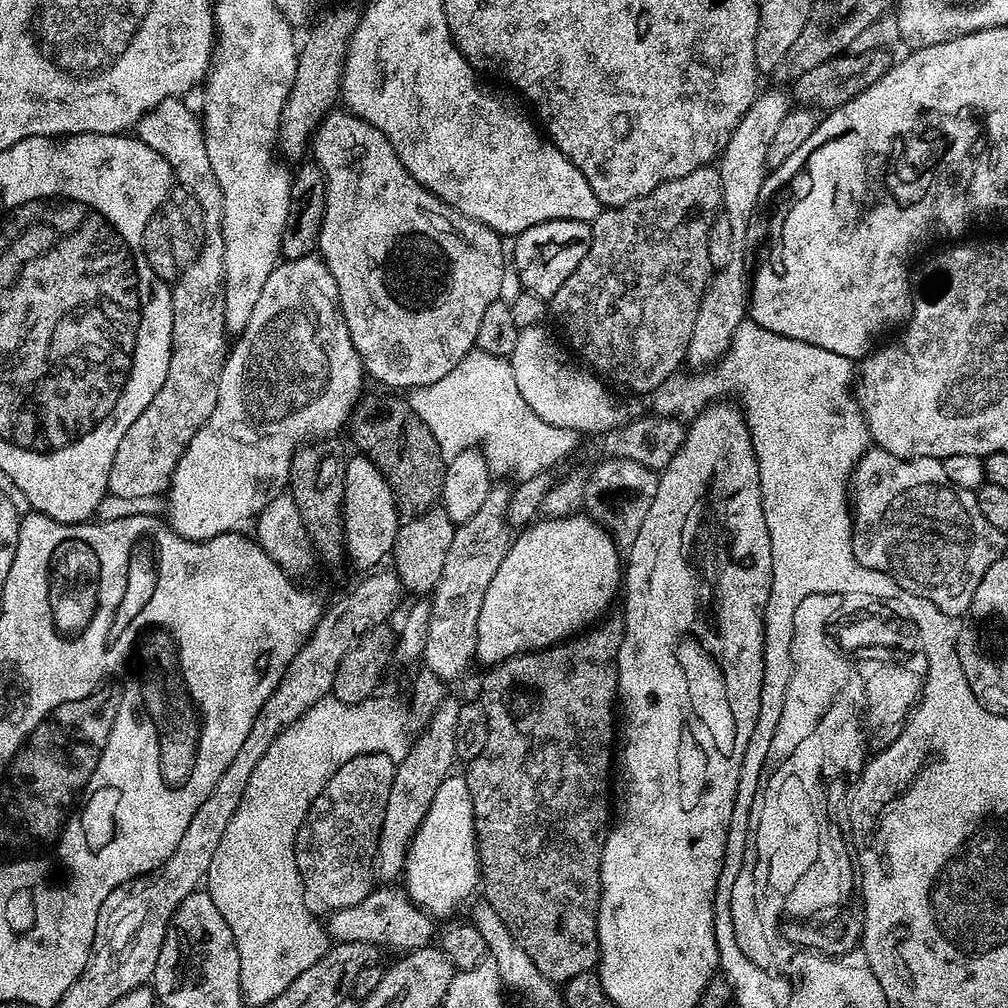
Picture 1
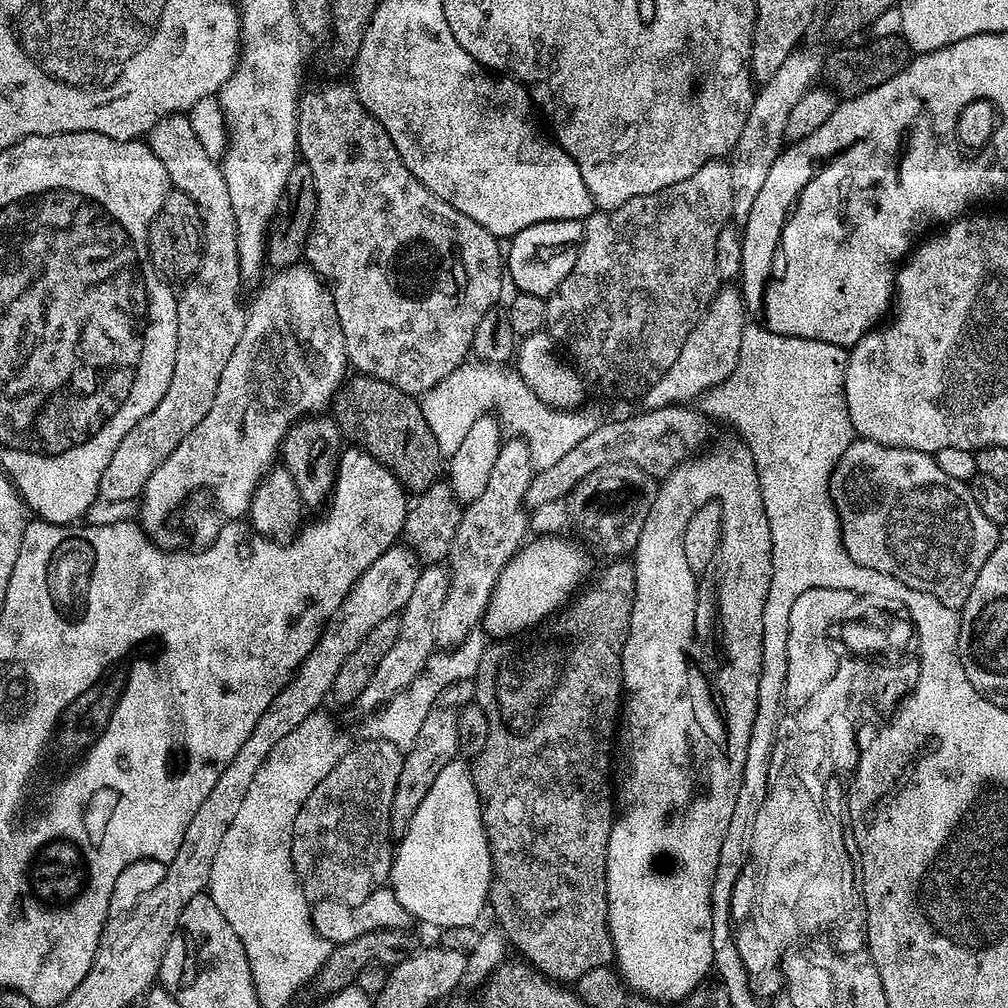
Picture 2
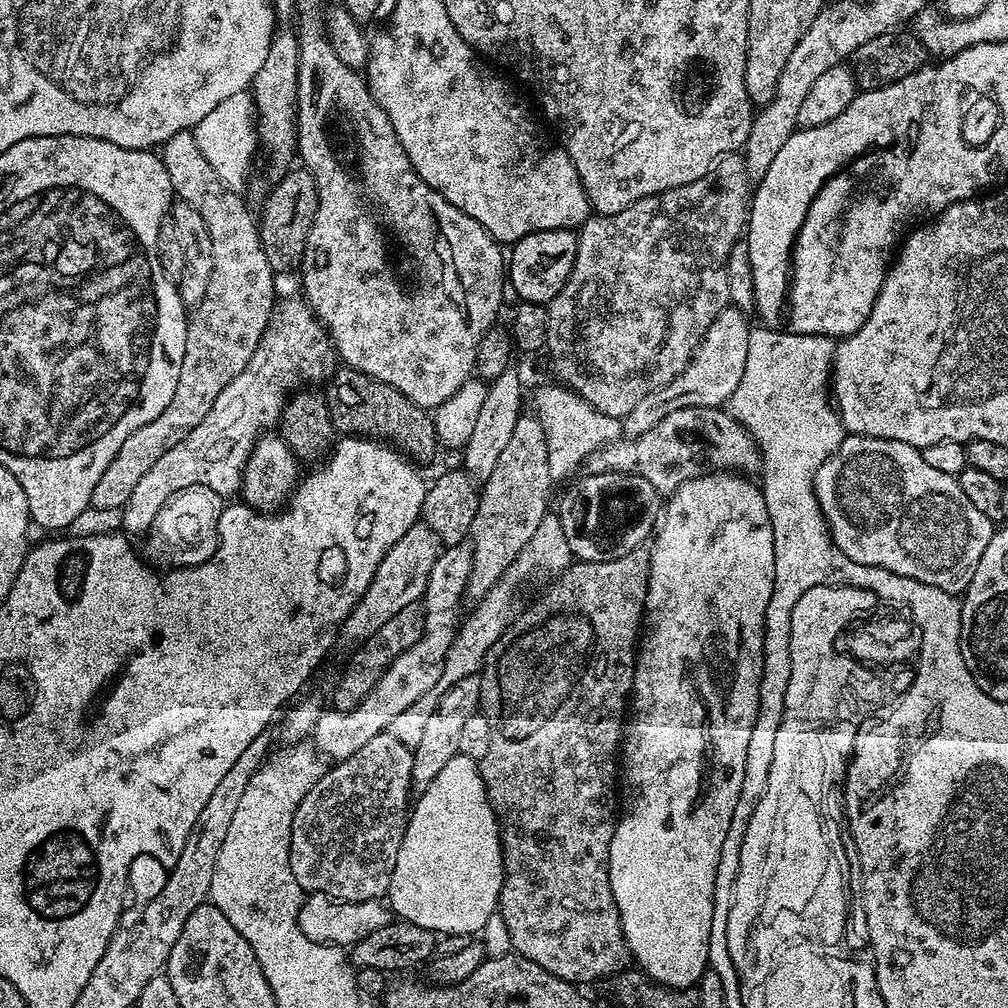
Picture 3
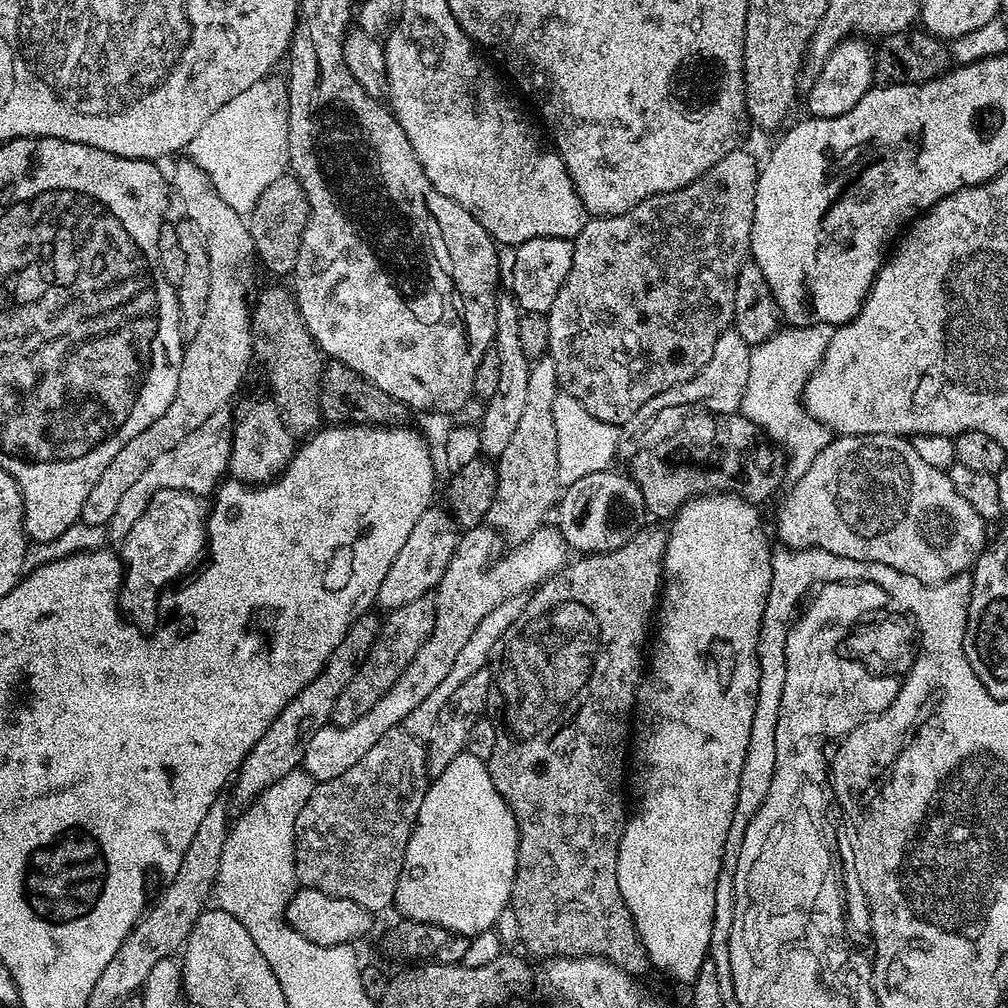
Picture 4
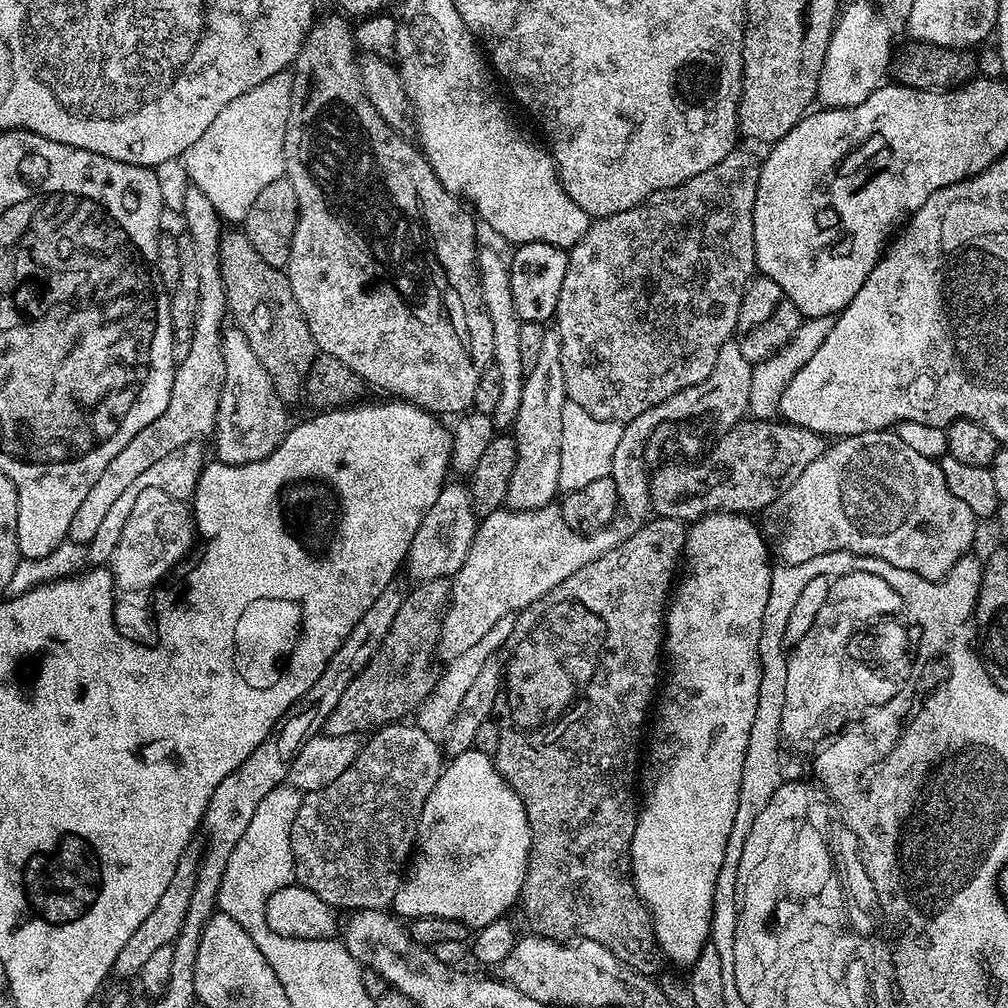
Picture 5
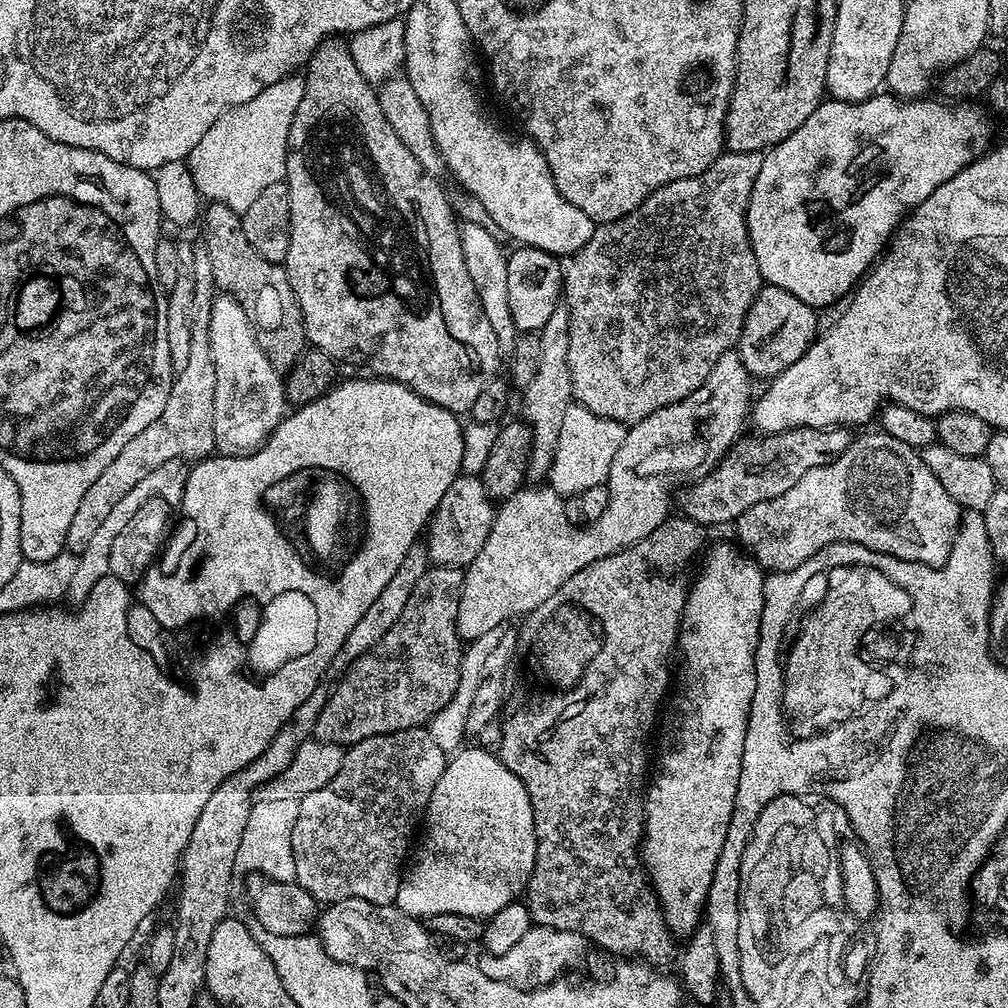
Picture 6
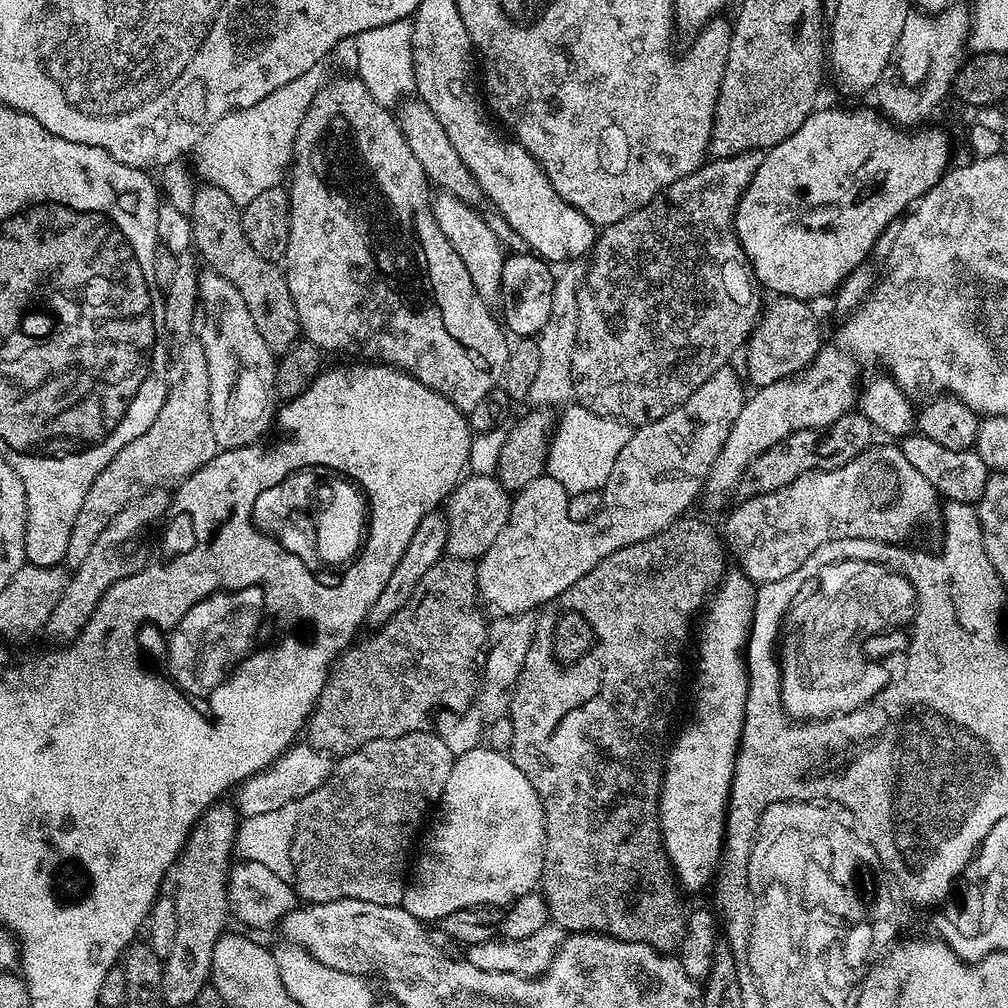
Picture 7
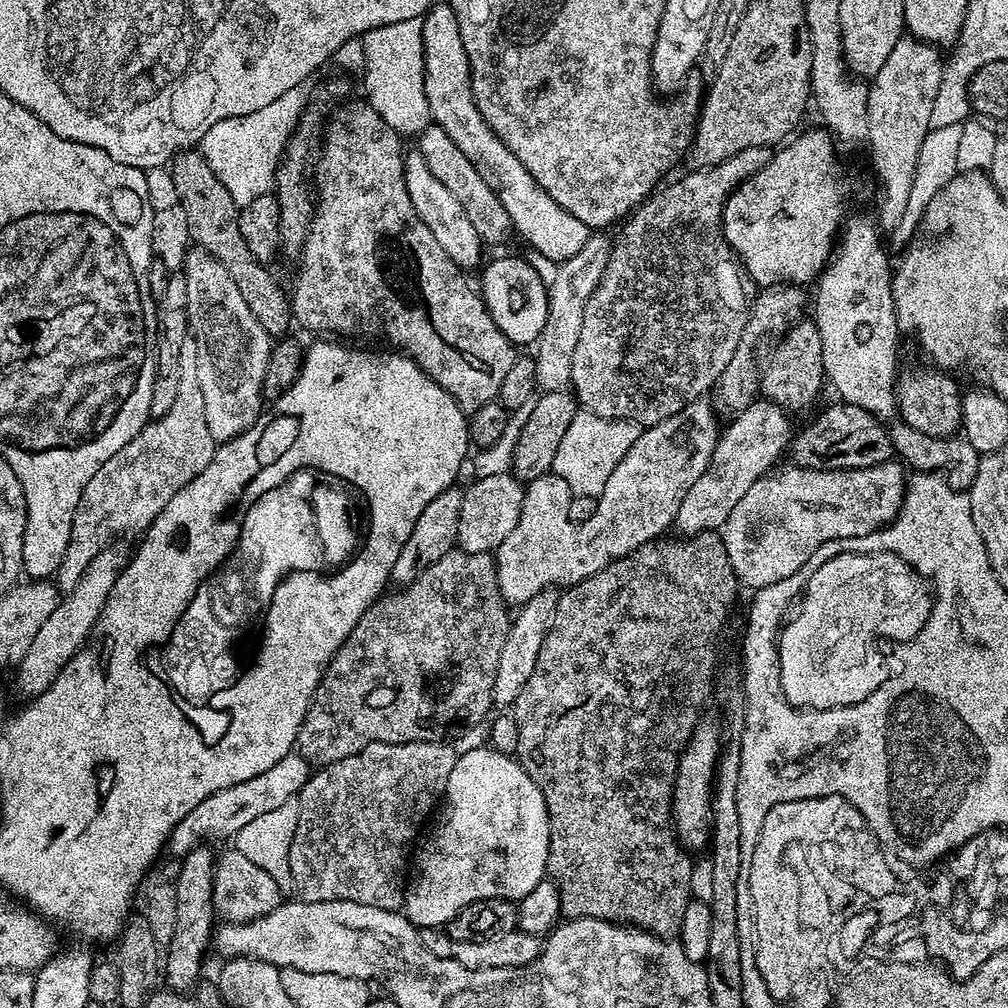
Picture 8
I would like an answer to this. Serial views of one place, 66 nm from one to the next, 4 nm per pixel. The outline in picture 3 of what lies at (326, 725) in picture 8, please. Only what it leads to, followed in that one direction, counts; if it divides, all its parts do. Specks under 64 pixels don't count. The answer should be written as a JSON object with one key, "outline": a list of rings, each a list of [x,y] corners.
{"outline":[[[411,606],[394,614],[388,622],[379,627],[372,637],[355,649],[357,652],[349,658],[348,665],[345,666],[344,673],[341,674],[340,681],[337,682],[336,689],[332,692],[331,707],[337,712],[354,710],[354,706],[358,706],[358,702],[362,702],[362,698],[366,698],[366,694],[374,690],[378,678],[382,678],[390,662],[394,662],[398,654],[402,654],[412,646],[423,632],[424,617],[419,607]]]}

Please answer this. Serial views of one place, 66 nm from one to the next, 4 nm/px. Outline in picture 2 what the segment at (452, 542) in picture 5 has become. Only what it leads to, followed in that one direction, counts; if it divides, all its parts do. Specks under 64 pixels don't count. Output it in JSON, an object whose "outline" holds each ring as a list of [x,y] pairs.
{"outline":[[[395,544],[384,551],[343,600],[342,606],[319,636],[314,650],[300,664],[300,671],[294,675],[291,683],[275,696],[260,720],[284,720],[284,724],[288,724],[288,730],[292,733],[306,717],[315,713],[322,706],[320,704],[324,698],[326,700],[329,697],[338,671],[346,658],[354,652],[357,644],[363,641],[375,626],[393,619],[403,611],[420,577],[421,567],[419,556],[409,545]]]}

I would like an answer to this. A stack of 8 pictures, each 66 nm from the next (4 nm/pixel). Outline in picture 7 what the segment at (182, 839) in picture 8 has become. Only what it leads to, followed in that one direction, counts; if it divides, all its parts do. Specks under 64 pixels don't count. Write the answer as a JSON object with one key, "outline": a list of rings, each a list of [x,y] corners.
{"outline":[[[307,742],[293,743],[268,768],[263,768],[261,772],[236,785],[234,807],[241,817],[247,818],[254,814],[266,814],[269,810],[278,810],[278,806],[302,801],[306,794],[318,790],[318,786],[330,778],[333,767],[333,757],[327,752],[319,752]]]}

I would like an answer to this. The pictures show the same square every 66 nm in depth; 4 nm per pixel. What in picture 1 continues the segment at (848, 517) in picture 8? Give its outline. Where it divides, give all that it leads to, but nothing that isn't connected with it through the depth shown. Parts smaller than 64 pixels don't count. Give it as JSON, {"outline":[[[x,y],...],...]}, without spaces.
{"outline":[[[869,447],[862,457],[862,467],[859,469],[858,479],[854,484],[854,519],[850,525],[852,549],[858,558],[858,562],[862,562],[862,566],[867,568],[887,572],[896,583],[902,586],[902,590],[910,590],[910,594],[918,594],[918,598],[926,598],[930,602],[934,602],[934,606],[938,606],[938,610],[942,610],[942,614],[953,618],[967,617],[970,602],[974,602],[974,590],[978,590],[978,582],[982,582],[982,578],[986,578],[986,572],[990,570],[992,564],[998,559],[998,551],[996,552],[991,538],[987,536],[987,534],[989,535],[989,527],[986,518],[982,518],[982,514],[973,510],[969,505],[968,509],[960,499],[962,499],[961,493],[953,488],[949,482],[941,461],[928,458],[904,461],[897,456],[890,455],[889,452],[883,452],[880,448]]]}

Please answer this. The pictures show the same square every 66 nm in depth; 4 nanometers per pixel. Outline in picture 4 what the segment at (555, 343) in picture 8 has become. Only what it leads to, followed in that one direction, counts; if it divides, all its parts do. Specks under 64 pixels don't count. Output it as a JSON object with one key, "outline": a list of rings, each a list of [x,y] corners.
{"outline":[[[545,354],[536,360],[530,367],[530,383],[526,389],[526,406],[522,409],[522,418],[518,426],[514,426],[514,435],[510,437],[510,443],[506,450],[495,461],[496,465],[496,493],[490,502],[490,508],[486,517],[487,523],[495,528],[501,537],[508,542],[525,540],[532,532],[537,532],[545,523],[544,515],[553,511],[558,500],[558,438],[554,430],[554,414],[552,407],[558,395],[556,382],[556,364],[552,357]]]}

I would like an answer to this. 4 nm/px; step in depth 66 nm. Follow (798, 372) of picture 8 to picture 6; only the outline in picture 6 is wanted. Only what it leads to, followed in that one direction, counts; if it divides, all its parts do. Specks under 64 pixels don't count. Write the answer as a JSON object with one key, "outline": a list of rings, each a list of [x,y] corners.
{"outline":[[[773,284],[763,285],[752,300],[736,343],[736,351],[748,374],[770,380],[793,365],[815,340],[818,316],[815,309],[794,294]]]}

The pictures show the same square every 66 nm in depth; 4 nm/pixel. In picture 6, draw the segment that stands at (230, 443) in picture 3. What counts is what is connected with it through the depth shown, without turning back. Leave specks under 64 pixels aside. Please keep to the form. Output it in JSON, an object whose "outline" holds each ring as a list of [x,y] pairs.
{"outline":[[[171,460],[162,466],[158,466],[158,470],[150,470],[150,474],[146,474],[146,478],[142,478],[142,482],[138,482],[138,486],[134,486],[134,490],[130,490],[130,494],[125,494],[120,501],[114,506],[114,510],[110,510],[110,515],[102,521],[102,526],[98,526],[98,530],[94,533],[94,538],[90,538],[86,550],[82,550],[78,555],[78,574],[74,574],[74,579],[68,587],[67,599],[73,600],[73,605],[79,606],[84,603],[85,598],[90,594],[90,590],[94,590],[94,586],[99,580],[109,575],[110,569],[113,567],[110,562],[110,548],[114,538],[118,537],[122,528],[138,513],[140,506],[145,506],[146,502],[151,499],[162,499],[165,503],[176,506],[185,499],[184,487],[186,486],[186,478],[188,477],[188,468],[185,461]]]}

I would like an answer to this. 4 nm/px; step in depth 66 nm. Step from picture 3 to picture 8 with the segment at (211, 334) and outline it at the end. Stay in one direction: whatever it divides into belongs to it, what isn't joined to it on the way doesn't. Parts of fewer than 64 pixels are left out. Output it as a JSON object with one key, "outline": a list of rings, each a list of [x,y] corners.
{"outline":[[[186,342],[180,348],[178,354],[178,366],[180,367],[180,377],[176,383],[176,397],[174,406],[166,410],[166,414],[155,417],[151,422],[145,424],[144,428],[114,458],[109,458],[107,462],[102,462],[98,469],[98,474],[86,482],[82,490],[82,498],[74,510],[74,518],[70,526],[70,542],[66,542],[66,554],[62,554],[62,566],[58,566],[54,577],[54,583],[61,593],[71,592],[73,586],[86,574],[90,562],[106,547],[113,543],[115,536],[120,536],[123,532],[136,532],[143,534],[148,527],[159,521],[162,510],[186,482],[198,478],[206,466],[214,458],[218,443],[210,436],[209,427],[206,426],[205,399],[202,398],[202,382],[198,382],[198,350],[195,343]]]}

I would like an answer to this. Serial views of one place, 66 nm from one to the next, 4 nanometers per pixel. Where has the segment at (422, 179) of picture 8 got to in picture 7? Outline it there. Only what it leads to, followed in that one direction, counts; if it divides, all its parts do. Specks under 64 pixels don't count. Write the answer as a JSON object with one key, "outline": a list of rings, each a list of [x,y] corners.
{"outline":[[[437,191],[431,197],[434,222],[438,222],[438,230],[446,236],[446,242],[462,258],[466,270],[470,273],[470,282],[474,282],[474,290],[478,290],[478,298],[489,306],[495,305],[500,299],[502,286],[502,266],[506,259],[504,248],[496,237],[496,232],[476,213],[477,209],[471,204],[464,204],[454,198],[449,192]]]}

